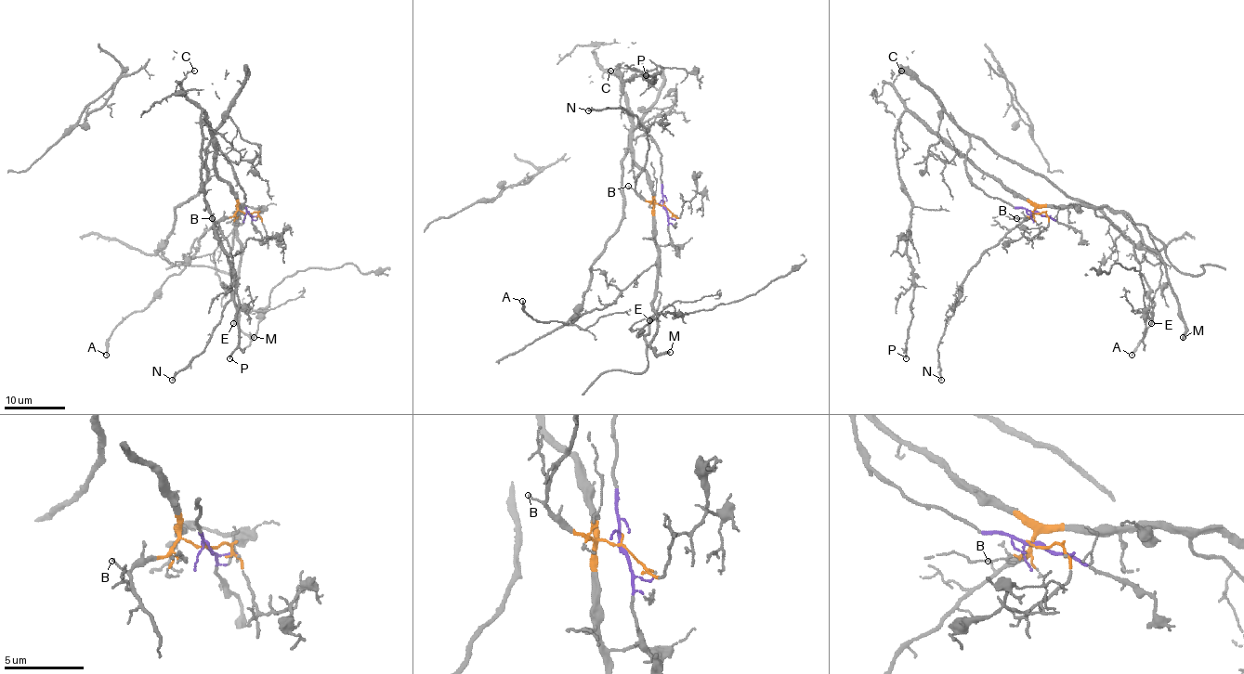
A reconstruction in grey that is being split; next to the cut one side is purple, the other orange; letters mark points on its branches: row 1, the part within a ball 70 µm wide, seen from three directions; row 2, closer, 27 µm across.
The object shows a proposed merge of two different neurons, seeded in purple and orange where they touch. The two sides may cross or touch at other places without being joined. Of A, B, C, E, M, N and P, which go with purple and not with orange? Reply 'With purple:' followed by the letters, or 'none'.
With purple: none

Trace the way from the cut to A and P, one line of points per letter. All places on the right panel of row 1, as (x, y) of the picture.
A: (1036, 213), (1038, 207), (1090, 206), (1132, 242), (1135, 261), (1154, 304), (1152, 322), (1131, 356)
P: (1036, 213), (903, 112), (896, 162), (900, 189), (911, 202), (907, 249), (914, 292), (907, 358)

